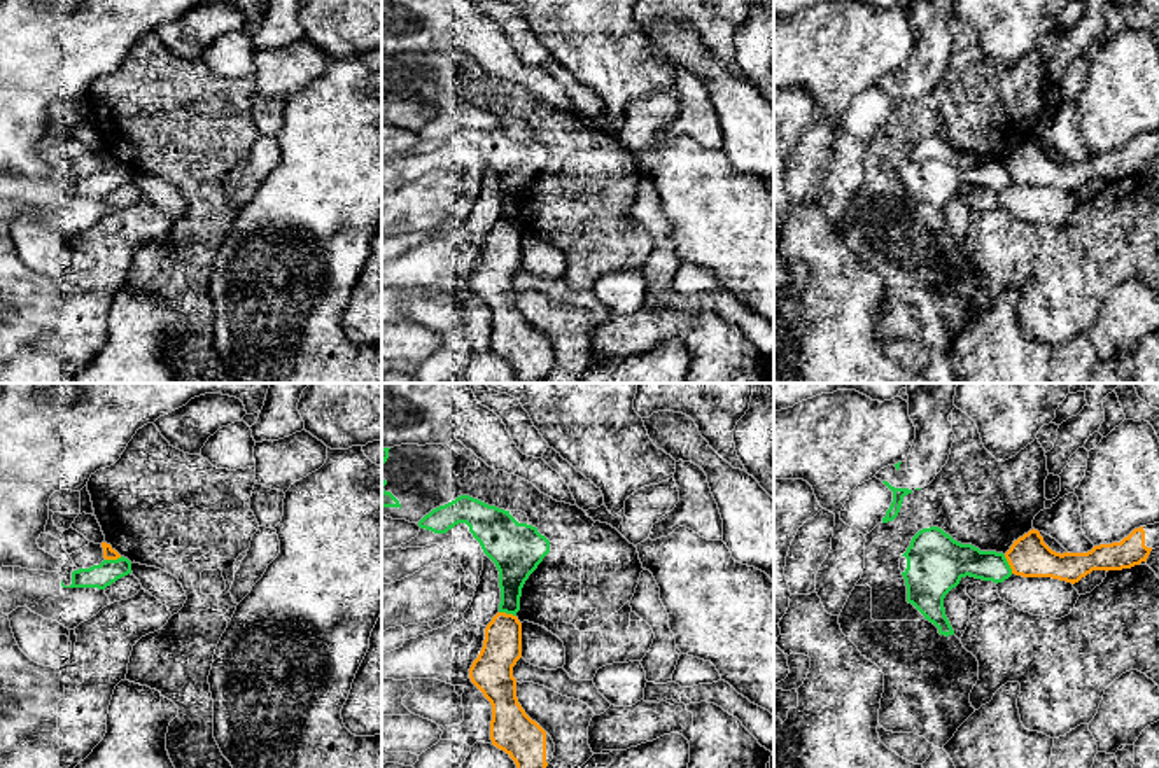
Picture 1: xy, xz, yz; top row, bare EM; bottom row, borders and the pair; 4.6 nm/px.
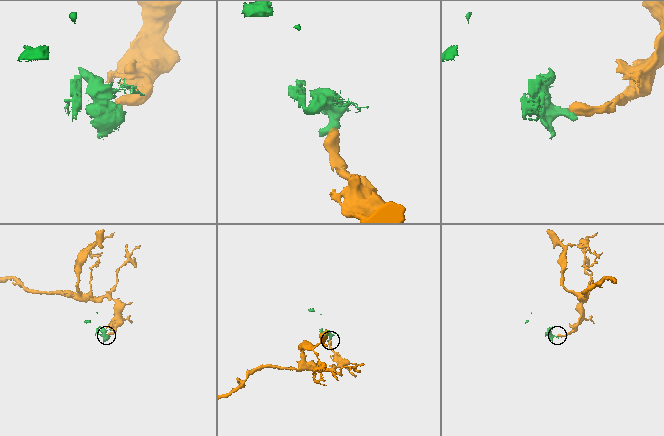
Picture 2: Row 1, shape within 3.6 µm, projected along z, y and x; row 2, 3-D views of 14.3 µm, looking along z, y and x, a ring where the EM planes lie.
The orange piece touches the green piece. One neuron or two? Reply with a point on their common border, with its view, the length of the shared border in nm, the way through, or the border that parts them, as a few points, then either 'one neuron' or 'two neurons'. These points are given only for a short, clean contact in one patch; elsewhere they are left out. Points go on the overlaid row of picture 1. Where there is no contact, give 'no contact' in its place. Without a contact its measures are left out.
meets orange in yz at (1009, 564); contact 100 nm long; border along yz (1004, 555), (1012, 572); two neurons

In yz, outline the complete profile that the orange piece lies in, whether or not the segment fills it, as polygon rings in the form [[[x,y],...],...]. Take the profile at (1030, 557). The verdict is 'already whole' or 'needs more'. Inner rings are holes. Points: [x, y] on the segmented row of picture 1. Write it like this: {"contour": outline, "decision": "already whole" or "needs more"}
{"contour": [[[1159,523],[1134,528],[1120,542],[1099,544],[1087,553],[1056,553],[1040,535],[1029,530],[1005,553],[1012,574],[1022,577],[1052,577],[1078,583],[1092,570],[1122,570],[1147,565],[1152,549],[1159,548]]], "decision": "needs more"}

